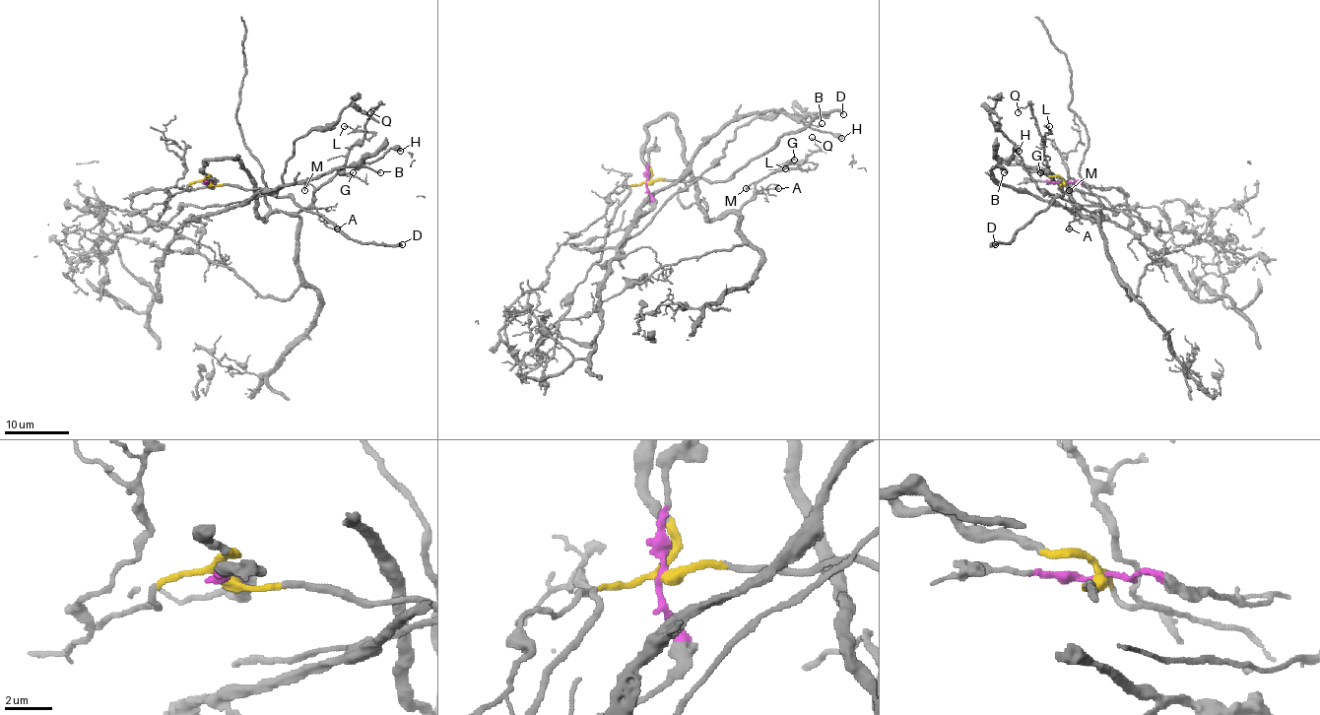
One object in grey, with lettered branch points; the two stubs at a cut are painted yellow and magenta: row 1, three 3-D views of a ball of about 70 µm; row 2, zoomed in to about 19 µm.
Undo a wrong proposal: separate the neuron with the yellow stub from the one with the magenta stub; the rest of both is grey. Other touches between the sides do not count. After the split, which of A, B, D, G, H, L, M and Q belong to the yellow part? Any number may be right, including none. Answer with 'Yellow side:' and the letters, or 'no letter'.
Yellow side: A, D, G, L, M, Q

